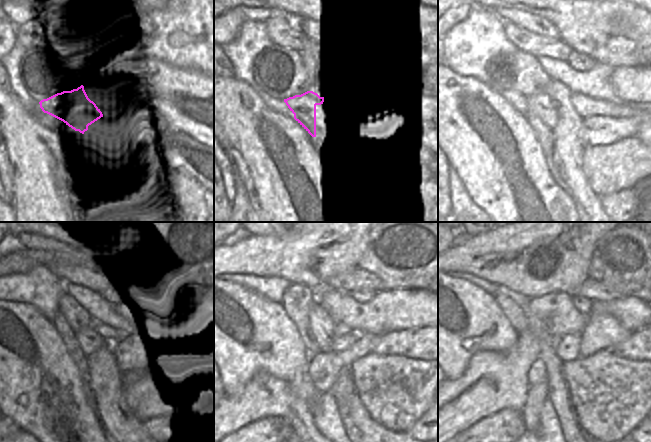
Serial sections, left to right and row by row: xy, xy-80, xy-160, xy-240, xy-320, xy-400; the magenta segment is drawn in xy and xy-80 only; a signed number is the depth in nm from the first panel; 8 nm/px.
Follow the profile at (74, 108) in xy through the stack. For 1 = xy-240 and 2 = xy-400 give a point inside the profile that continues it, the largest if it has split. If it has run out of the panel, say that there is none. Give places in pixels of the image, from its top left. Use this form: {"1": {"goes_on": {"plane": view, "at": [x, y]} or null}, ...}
{"1": {"goes_on": {"plane": "xy-240", "at": [92, 339]}}, "2": {"goes_on": {"plane": "xy-400", "at": [568, 347]}}}

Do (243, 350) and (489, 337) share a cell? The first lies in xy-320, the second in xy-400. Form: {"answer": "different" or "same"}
{"answer": "same"}

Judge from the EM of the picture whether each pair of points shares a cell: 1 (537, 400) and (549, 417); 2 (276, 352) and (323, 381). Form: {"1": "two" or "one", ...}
{"1": "two", "2": "two"}

